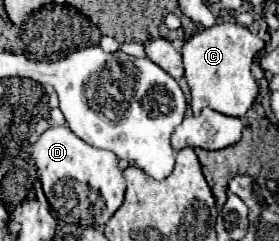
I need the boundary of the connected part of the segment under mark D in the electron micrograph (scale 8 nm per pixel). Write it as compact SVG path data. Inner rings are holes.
M50 127L34 143L34 159L38 167L38 179L52 211L64 223L74 225L104 225L124 201L126 181L116 165L116 155L106 149L96 149L76 137L68 127ZM92 189L104 199L106 207L92 203Z

